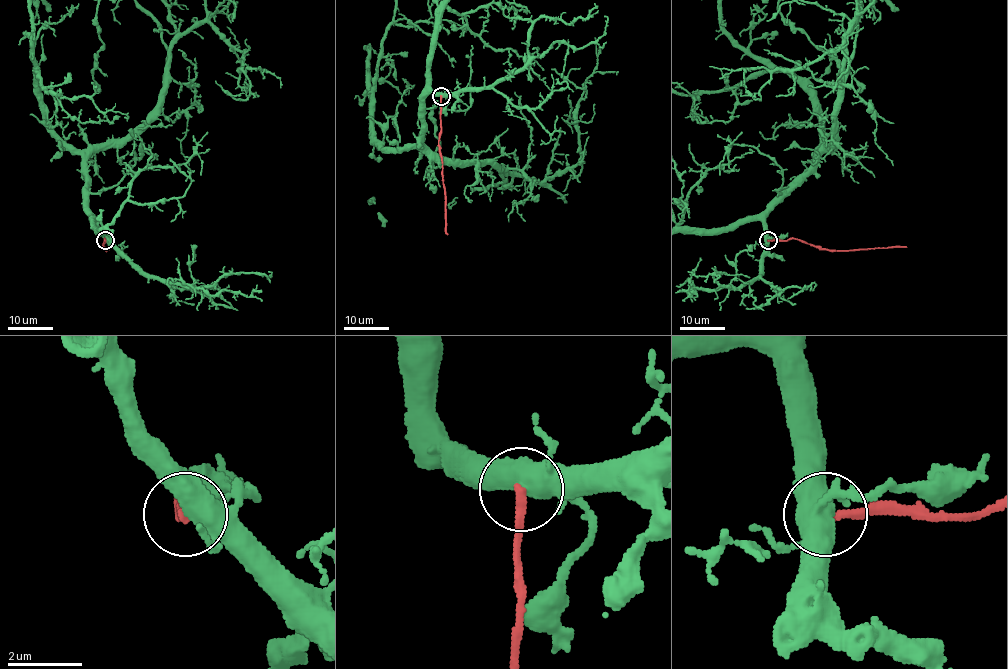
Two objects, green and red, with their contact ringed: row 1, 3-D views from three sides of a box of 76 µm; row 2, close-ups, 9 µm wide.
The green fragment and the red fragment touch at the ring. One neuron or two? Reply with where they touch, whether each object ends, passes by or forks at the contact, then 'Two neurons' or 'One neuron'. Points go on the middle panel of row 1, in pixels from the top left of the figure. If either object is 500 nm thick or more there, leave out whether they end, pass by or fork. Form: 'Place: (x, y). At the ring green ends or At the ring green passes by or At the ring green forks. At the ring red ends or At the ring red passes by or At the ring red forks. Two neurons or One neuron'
Place: (441, 96). Two neurons

